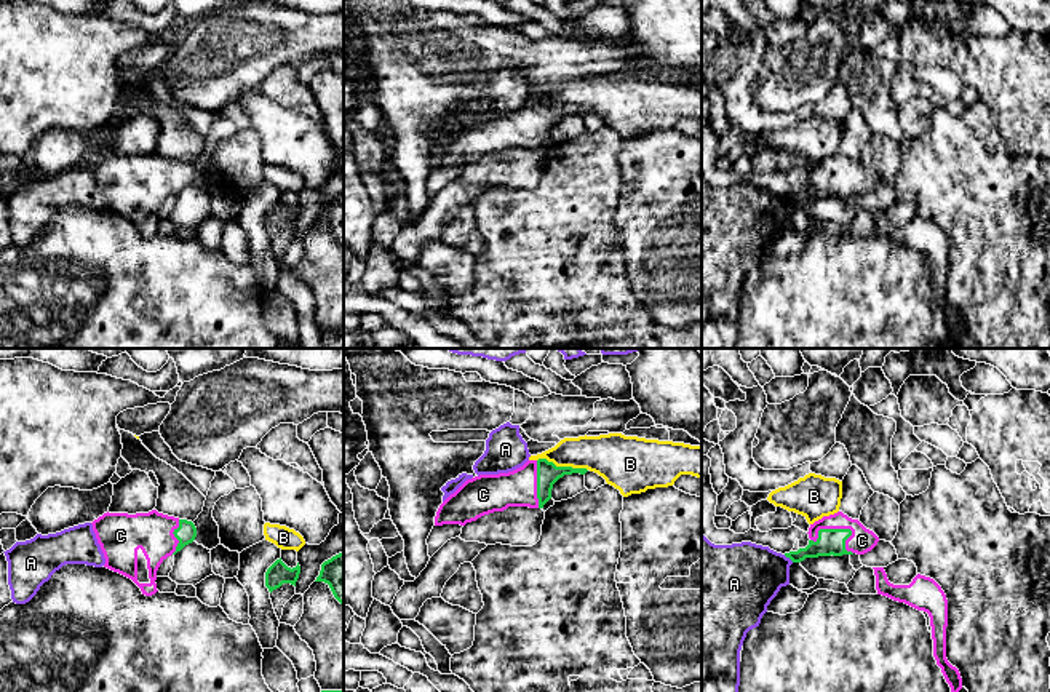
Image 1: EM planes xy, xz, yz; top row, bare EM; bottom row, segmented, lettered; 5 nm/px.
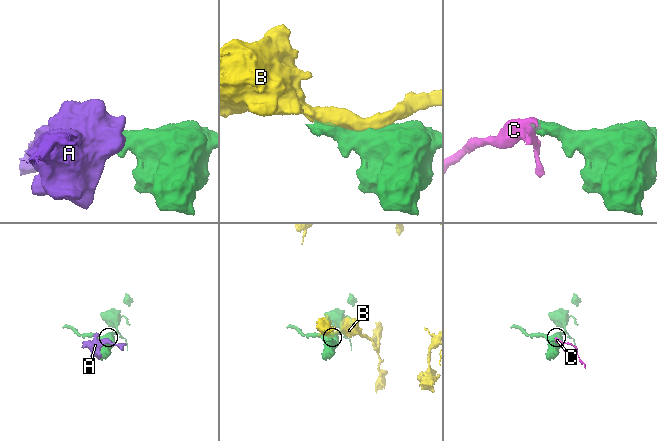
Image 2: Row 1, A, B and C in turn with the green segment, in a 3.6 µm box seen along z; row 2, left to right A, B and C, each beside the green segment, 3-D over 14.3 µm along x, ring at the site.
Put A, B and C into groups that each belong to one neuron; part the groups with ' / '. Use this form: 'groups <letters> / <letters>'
groups A / B / C

